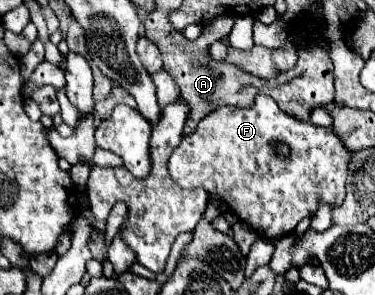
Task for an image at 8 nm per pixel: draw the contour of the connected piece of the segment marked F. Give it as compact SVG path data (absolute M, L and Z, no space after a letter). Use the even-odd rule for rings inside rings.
M257 95L257 101L249 109L239 107L221 107L201 119L195 133L187 135L181 145L173 151L169 159L169 175L183 189L205 189L211 195L217 195L221 203L227 205L235 217L249 225L263 239L279 239L289 235L303 217L311 217L319 203L339 207L345 199L345 181L347 165L351 161L351 151L343 141L327 127L311 125L297 121L283 113L277 103L267 95ZM271 139L285 141L291 145L291 157L279 157L269 145Z

